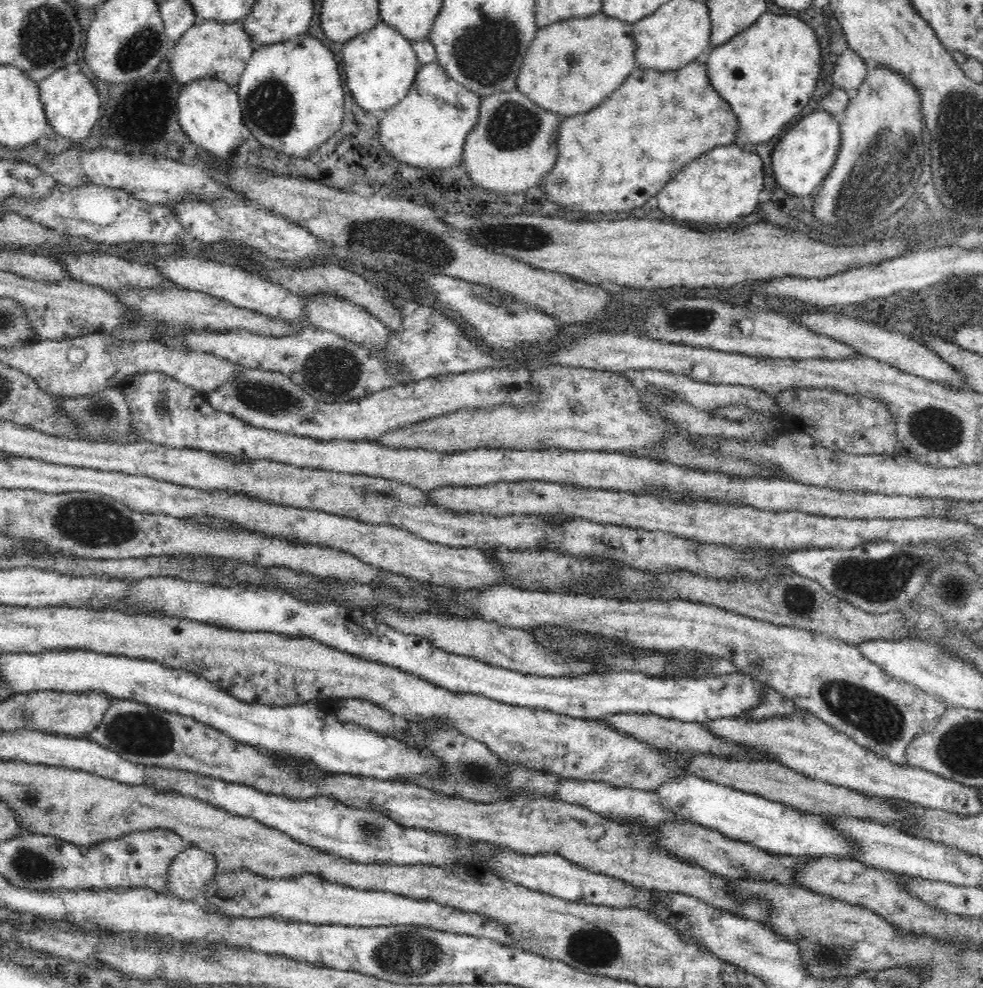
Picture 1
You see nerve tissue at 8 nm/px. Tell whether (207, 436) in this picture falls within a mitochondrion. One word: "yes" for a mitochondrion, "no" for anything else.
no

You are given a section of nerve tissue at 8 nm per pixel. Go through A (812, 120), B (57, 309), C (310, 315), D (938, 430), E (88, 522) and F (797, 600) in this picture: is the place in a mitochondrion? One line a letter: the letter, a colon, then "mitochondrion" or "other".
A: other
B: other
C: other
D: mitochondrion
E: mitochondrion
F: mitochondrion

